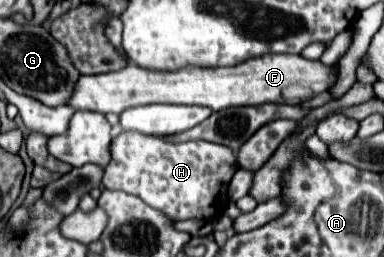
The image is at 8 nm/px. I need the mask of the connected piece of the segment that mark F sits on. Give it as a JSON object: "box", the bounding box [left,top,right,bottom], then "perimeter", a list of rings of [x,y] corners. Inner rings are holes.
{"box":[68,54,338,114],"perimeter":[[[264,54],[260,58],[250,58],[242,64],[228,66],[228,68],[182,68],[176,72],[154,72],[140,68],[136,64],[128,64],[128,68],[122,68],[120,72],[106,72],[106,74],[92,74],[92,76],[80,76],[76,82],[76,92],[72,92],[72,100],[68,100],[68,106],[76,110],[92,110],[100,114],[120,114],[124,108],[134,106],[146,106],[146,104],[196,104],[196,106],[208,106],[212,110],[224,110],[230,106],[260,106],[266,102],[274,104],[302,104],[304,100],[318,96],[332,88],[338,80],[338,68],[326,66],[320,60],[308,60],[298,54]]]}

